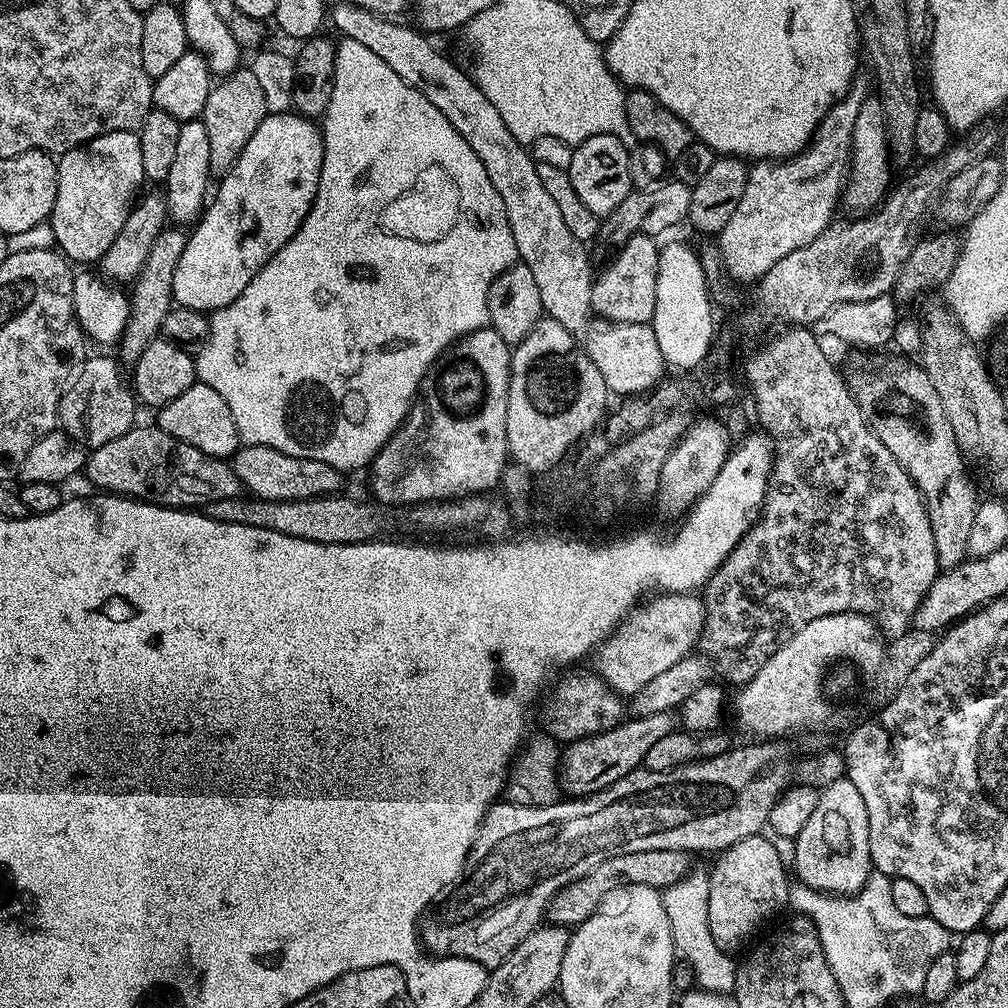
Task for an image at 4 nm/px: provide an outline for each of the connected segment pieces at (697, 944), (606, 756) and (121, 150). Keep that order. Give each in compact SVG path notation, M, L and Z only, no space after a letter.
M689 871L678 882L663 889L666 918L670 918L670 934L674 934L676 951L690 962L696 975L696 984L706 992L731 993L736 987L737 961L714 943L710 935L710 886L708 872Z
M672 712L632 716L616 728L571 741L563 749L558 765L561 793L568 798L583 798L618 782L618 778L635 772L643 765L650 746L662 742L662 738L677 731L678 720L674 717Z
M135 132L102 134L99 140L90 140L86 146L63 153L56 172L58 194L54 198L54 210L50 217L55 247L69 261L77 260L84 264L80 266L95 265L112 245L112 204L119 200L131 201L137 195L135 192L145 187L139 135Z

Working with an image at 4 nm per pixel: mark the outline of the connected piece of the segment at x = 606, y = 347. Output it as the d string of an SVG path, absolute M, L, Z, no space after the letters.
M352 2L336 4L333 8L331 5L330 8L330 24L341 32L339 35L343 39L362 42L366 50L374 50L374 54L378 54L378 58L382 58L382 62L386 62L386 66L390 66L390 70L394 70L394 74L402 78L402 82L414 86L426 98L430 98L430 102L434 102L434 106L438 106L438 110L446 114L450 126L454 126L454 130L458 130L458 134L462 134L462 138L470 142L470 150L474 150L474 154L482 158L482 166L486 166L486 174L490 174L490 182L494 182L494 190L498 190L502 198L502 206L506 206L506 218L510 218L510 230L514 234L519 263L530 266L530 274L534 274L538 294L542 294L542 306L547 319L558 322L566 326L566 330L570 330L570 334L583 348L590 362L594 362L602 378L606 378L609 393L616 398L627 398L655 388L661 380L665 379L666 365L662 350L658 350L658 338L654 338L654 330L651 326L642 324L613 324L611 320L594 318L590 302L594 271L592 272L592 264L588 261L588 252L584 249L587 248L585 241L574 238L574 234L570 234L569 228L566 227L566 222L562 222L558 205L554 203L554 198L550 198L550 193L543 188L542 178L538 178L537 163L532 159L531 151L520 144L518 138L510 134L510 130L506 130L506 122L502 122L502 114L494 110L494 102L490 102L490 98L482 94L482 90L469 73L467 76L454 61L447 60L428 41L431 39L423 31L396 23L400 22L386 16L379 16L365 8L358 8Z

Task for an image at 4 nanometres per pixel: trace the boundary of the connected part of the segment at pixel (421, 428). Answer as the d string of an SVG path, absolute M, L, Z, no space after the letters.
M479 328L457 340L448 351L436 359L435 364L428 369L428 373L422 378L420 391L404 419L404 423L396 433L382 446L382 450L372 460L370 473L372 472L372 492L377 501L384 506L411 506L430 502L431 500L455 500L457 496L475 496L477 494L491 493L491 488L501 483L504 478L504 467L510 463L508 455L508 443L506 442L506 402L510 390L510 366L512 365L512 348L503 338L491 328Z

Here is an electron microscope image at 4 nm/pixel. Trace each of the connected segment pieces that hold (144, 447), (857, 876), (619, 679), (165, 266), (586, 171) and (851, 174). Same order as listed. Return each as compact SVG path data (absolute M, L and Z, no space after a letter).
M134 426L126 434L122 434L122 438L113 438L106 442L106 446L98 446L87 453L83 475L88 476L94 487L100 488L96 490L165 506L200 506L210 500L241 495L240 480L227 459L202 454L202 450L194 450L194 446L166 434L166 430L158 426L140 427Z
M847 778L835 780L820 789L818 807L814 815L806 821L806 826L794 837L796 844L796 858L794 872L798 875L799 883L808 885L821 893L838 896L851 896L862 890L867 878L874 871L870 858L870 822L866 818L866 802L862 802L862 794L858 794L858 786Z
M670 592L657 595L633 608L621 620L616 631L610 633L600 643L600 647L594 653L594 661L596 660L594 671L620 696L631 698L638 690L642 690L642 686L646 686L651 680L658 678L658 674L670 670L670 666L674 666L674 662L682 662L682 658L693 655L694 649L700 642L705 618L704 602L699 595L690 592Z
M168 226L158 234L158 238L154 238L154 246L150 246L150 254L131 285L128 321L118 341L118 359L121 365L131 366L138 362L138 358L142 358L142 350L146 350L146 346L150 346L150 342L157 339L158 333L164 327L166 314L174 307L174 270L188 241L188 236L179 231L183 232L179 227Z
M594 134L594 138L586 138L586 142L573 147L570 166L566 171L570 178L570 186L574 186L574 191L589 208L590 214L601 218L611 216L634 191L630 178L629 151L626 146L622 146L622 142L618 142L618 138L610 134Z
M879 98L865 99L858 110L858 122L854 122L852 162L848 166L848 178L842 193L843 207L848 207L852 214L876 211L893 187L892 163L894 163L894 157L888 146L884 103Z

